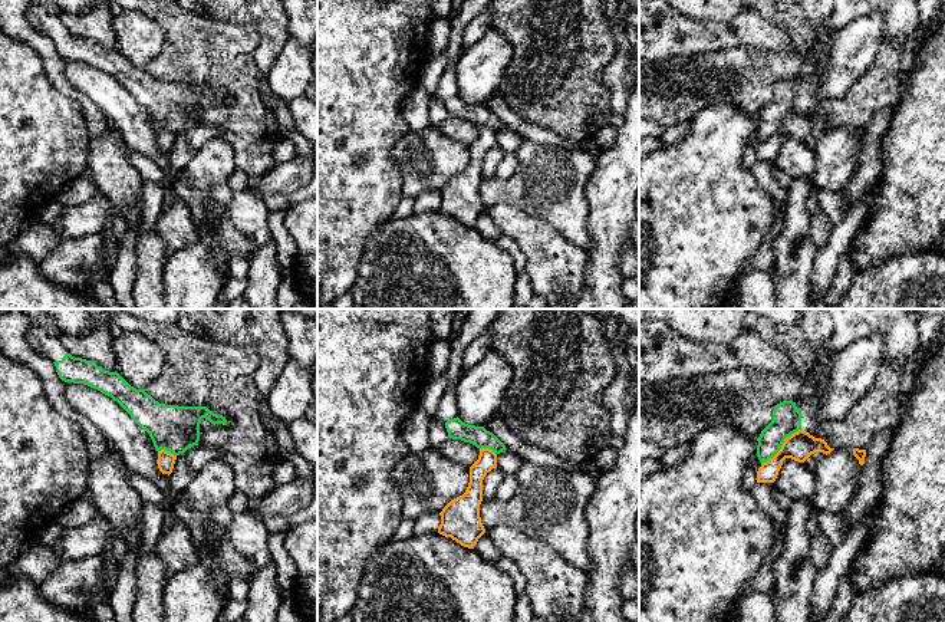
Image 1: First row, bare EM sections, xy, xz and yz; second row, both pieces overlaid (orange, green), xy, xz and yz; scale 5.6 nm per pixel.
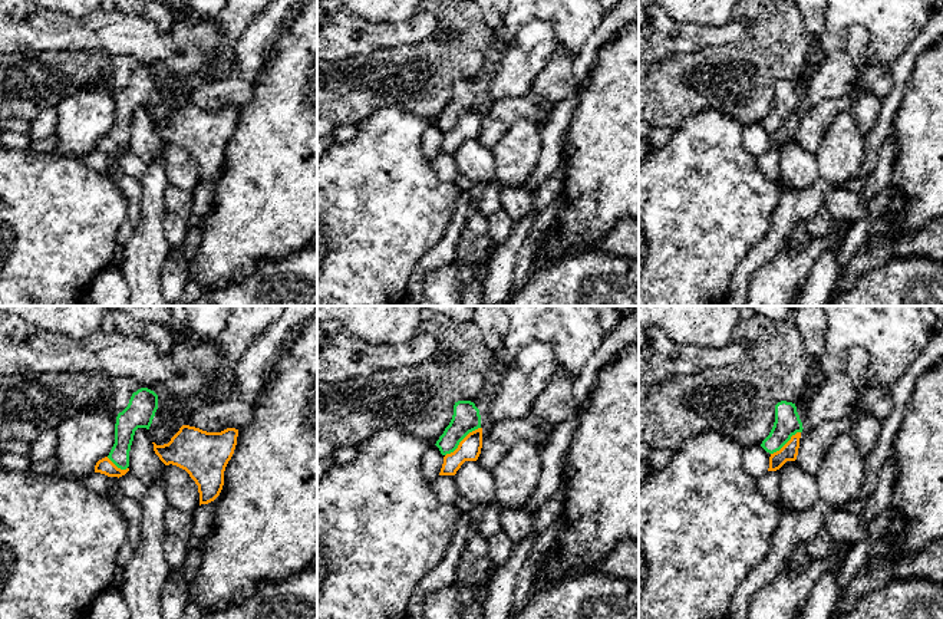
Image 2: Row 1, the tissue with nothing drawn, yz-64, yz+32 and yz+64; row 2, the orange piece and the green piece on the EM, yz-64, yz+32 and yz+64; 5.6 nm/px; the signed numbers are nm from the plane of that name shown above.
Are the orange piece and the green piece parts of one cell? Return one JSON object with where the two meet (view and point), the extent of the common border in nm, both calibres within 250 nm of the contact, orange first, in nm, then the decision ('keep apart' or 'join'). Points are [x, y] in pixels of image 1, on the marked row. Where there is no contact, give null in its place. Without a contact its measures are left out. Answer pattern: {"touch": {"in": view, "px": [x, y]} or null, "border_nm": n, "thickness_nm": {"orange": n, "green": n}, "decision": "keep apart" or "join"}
{"touch": {"in": "yz", "px": [781, 447]}, "border_nm": 300, "thickness_nm": {"orange": 160, "green": 160}, "decision": "keep apart"}

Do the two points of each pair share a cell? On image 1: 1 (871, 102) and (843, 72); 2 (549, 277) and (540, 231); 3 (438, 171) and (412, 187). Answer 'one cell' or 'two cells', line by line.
1: two cells
2: one cell
3: one cell

